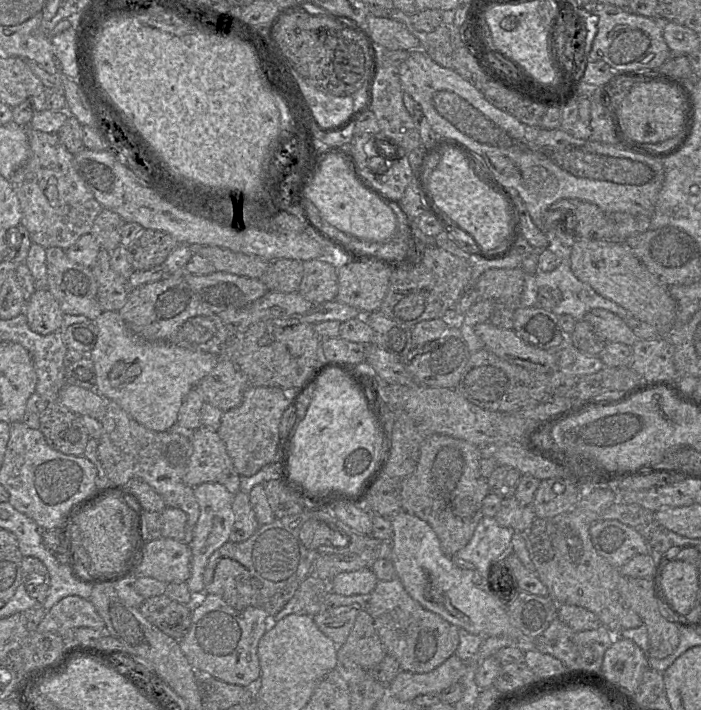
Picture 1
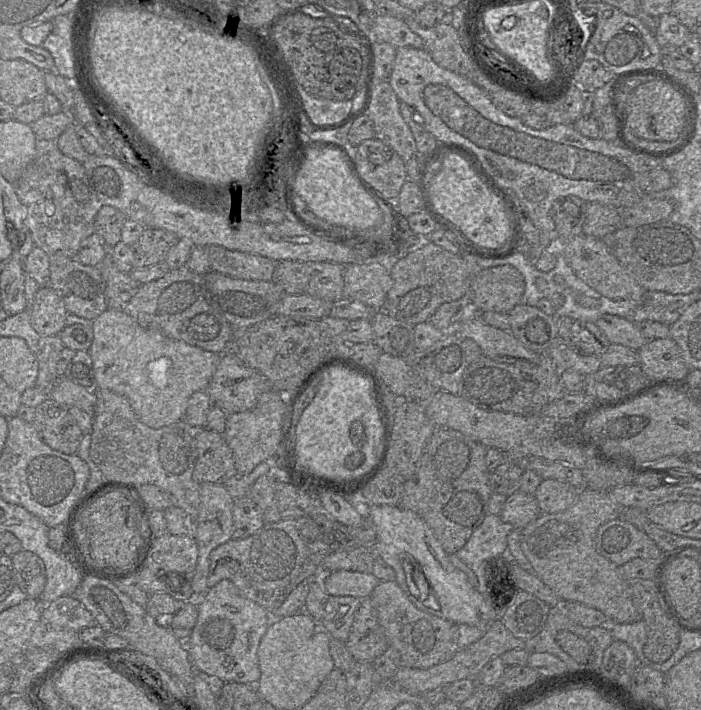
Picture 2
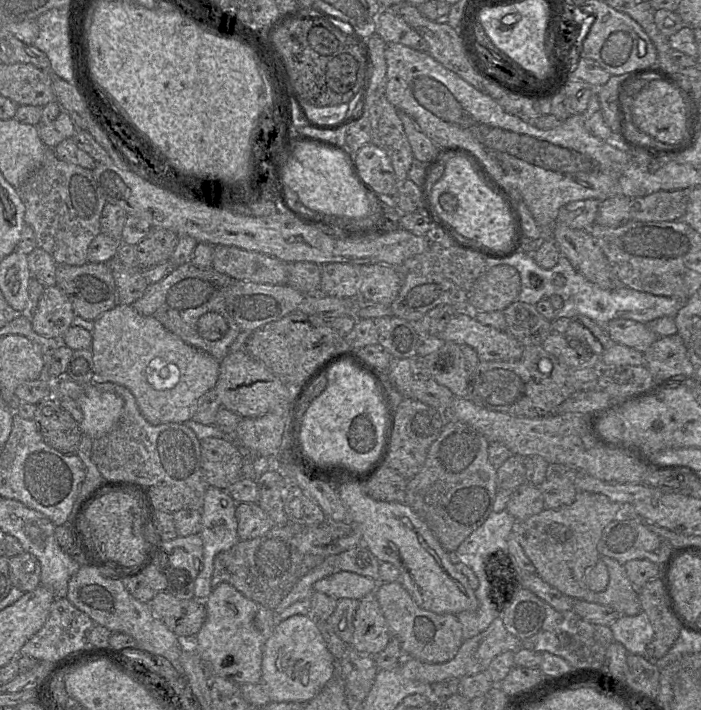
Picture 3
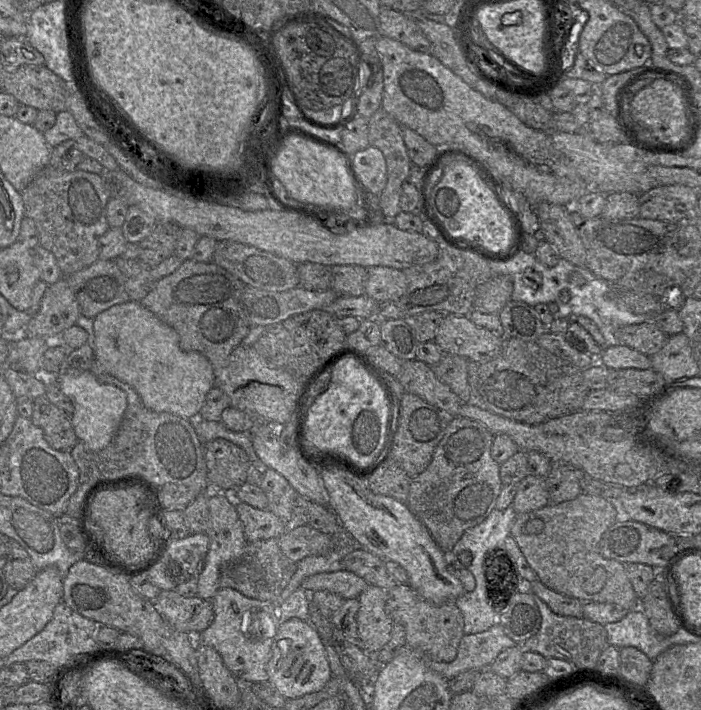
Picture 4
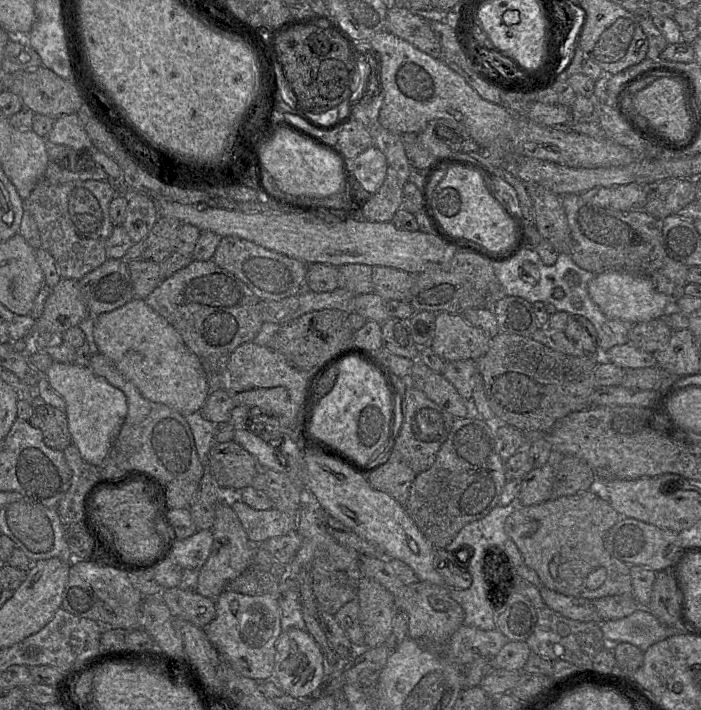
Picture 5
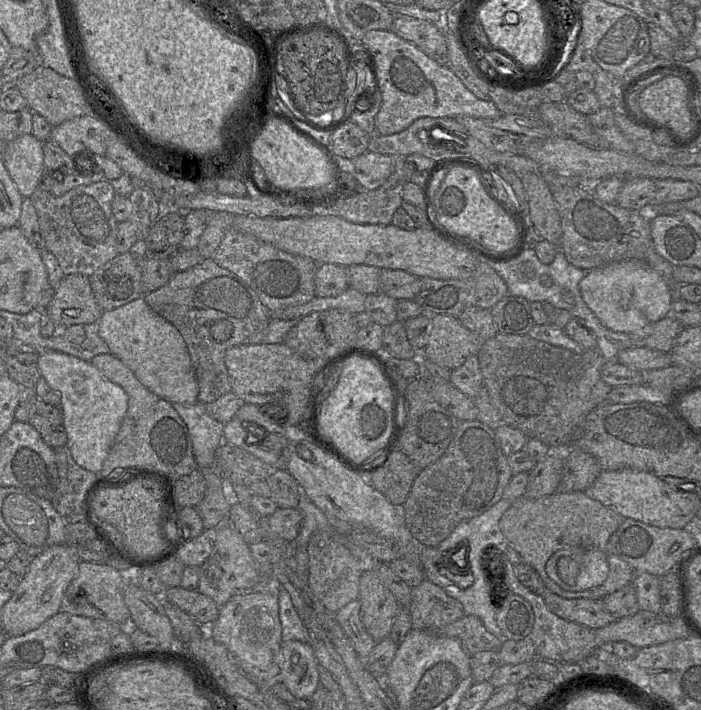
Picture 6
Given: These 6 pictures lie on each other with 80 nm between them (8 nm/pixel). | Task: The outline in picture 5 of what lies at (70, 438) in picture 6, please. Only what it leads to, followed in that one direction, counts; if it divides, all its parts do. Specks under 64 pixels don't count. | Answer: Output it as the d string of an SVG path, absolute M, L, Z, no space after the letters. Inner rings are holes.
M53 362L43 374L50 385L65 400L68 429L82 458L99 467L116 440L128 413L123 391L97 376L88 366Z

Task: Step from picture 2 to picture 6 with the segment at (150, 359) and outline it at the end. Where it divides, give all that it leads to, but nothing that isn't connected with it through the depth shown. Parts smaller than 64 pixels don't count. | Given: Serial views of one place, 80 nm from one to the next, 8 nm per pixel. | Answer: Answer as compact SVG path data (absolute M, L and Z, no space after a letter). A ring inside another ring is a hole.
M143 297L103 311L98 322L99 336L108 345L110 354L121 360L149 391L170 403L198 402L199 386L183 337L174 325L154 312Z

